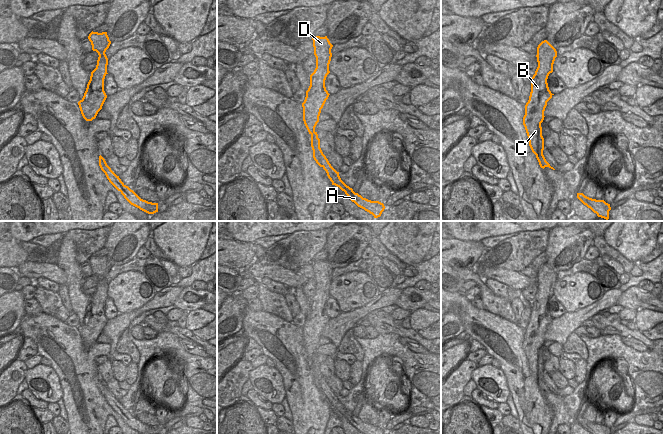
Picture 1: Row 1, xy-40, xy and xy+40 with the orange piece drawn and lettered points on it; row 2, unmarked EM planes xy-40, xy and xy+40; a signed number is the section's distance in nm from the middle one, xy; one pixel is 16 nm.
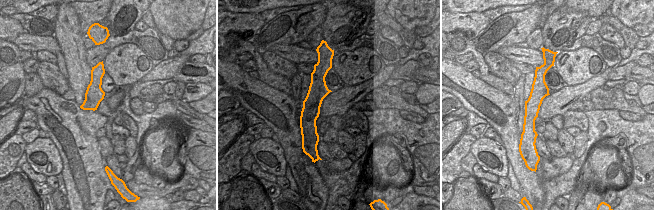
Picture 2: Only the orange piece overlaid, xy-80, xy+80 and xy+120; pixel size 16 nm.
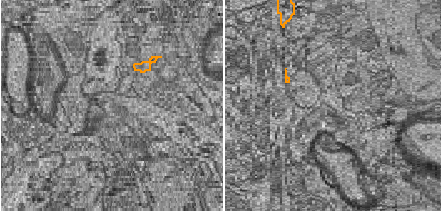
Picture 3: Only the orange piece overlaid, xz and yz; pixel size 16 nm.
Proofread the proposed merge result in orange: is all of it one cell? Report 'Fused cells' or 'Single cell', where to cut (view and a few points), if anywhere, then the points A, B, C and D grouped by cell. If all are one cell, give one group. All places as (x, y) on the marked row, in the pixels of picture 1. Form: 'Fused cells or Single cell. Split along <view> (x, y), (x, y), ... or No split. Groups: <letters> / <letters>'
Fused cells. Split along xy (322, 152), (319, 157), (320, 166). Groups: A / B C D.

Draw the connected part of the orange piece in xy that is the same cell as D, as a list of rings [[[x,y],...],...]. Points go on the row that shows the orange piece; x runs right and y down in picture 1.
[[[316,36],[312,38],[314,55],[316,57],[316,68],[310,75],[310,86],[306,91],[306,97],[302,103],[303,107],[303,121],[311,135],[311,147],[313,150],[313,158],[321,167],[319,157],[322,155],[320,148],[320,139],[315,131],[315,127],[319,122],[321,109],[323,108],[329,93],[325,87],[325,80],[330,73],[329,64],[331,61],[331,49],[333,45],[330,43],[327,36]]]

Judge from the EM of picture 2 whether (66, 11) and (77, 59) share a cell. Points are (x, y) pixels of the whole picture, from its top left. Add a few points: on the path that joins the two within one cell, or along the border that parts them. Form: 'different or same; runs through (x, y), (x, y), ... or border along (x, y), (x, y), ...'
same; runs through (69, 23), (69, 38), (72, 47)

